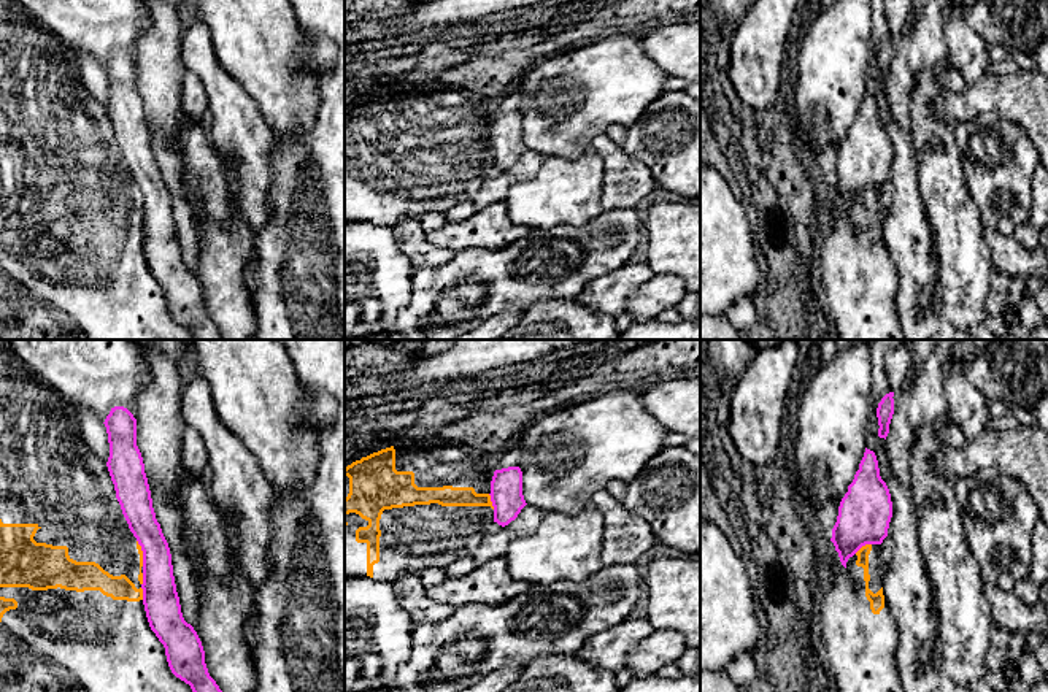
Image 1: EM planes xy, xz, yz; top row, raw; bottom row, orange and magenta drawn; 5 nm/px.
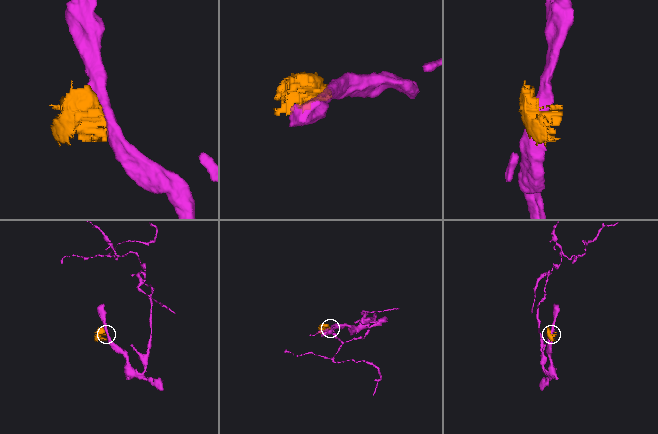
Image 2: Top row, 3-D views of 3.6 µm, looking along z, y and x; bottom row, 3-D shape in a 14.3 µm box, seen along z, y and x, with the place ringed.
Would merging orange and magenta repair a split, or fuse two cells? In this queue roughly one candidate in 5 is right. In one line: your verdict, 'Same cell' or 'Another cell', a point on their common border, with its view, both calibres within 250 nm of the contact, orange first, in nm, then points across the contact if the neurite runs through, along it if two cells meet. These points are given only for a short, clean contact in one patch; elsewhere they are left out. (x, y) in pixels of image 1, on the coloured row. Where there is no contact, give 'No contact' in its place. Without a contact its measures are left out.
Another cell. Touches orange at yz (863, 546). Thickness 60 nm (orange) against 260 nm

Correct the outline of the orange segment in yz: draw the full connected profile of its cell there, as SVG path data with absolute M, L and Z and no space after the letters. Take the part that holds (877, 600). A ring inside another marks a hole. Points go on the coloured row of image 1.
M829 540L818 544L829 563L829 589L819 611L821 657L838 692L905 692L896 662L899 630L884 606L883 578L889 563L881 557L881 544L865 544L843 567Z

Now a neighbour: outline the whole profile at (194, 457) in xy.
M191 425L184 427L181 441L181 468L189 475L200 475L210 465L210 456L202 435Z

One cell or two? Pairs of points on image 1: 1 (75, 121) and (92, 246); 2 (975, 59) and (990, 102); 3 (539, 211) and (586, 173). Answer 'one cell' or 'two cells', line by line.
1: one cell
2: two cells
3: one cell

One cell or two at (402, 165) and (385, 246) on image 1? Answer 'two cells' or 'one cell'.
two cells

